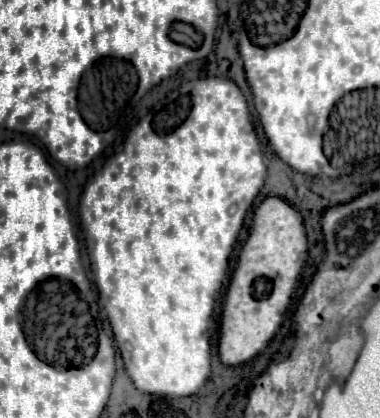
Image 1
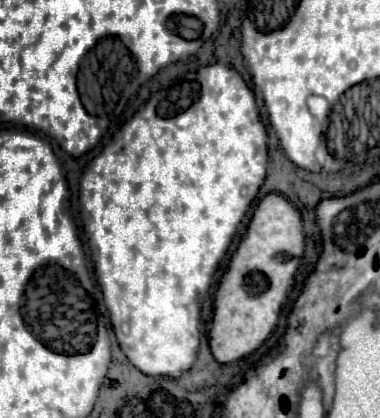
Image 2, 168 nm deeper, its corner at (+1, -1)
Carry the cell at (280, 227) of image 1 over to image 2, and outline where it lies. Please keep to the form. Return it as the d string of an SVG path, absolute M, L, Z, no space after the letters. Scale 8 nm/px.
M279 193L265 195L253 213L247 235L239 243L215 297L209 343L219 363L233 363L251 355L273 332L303 249L303 221L299 211Z

